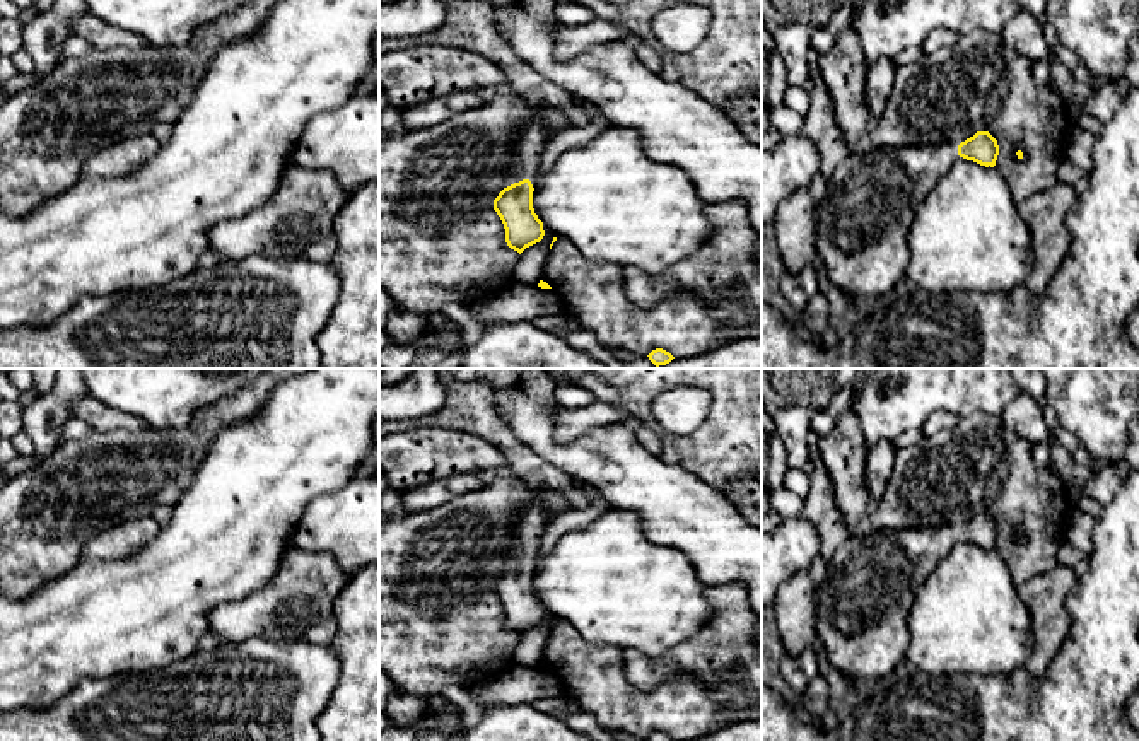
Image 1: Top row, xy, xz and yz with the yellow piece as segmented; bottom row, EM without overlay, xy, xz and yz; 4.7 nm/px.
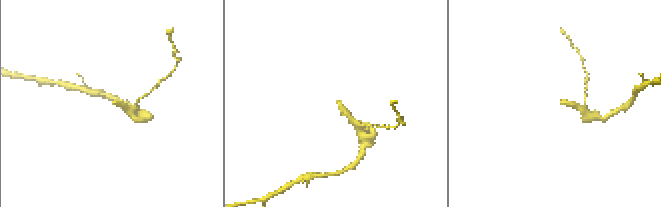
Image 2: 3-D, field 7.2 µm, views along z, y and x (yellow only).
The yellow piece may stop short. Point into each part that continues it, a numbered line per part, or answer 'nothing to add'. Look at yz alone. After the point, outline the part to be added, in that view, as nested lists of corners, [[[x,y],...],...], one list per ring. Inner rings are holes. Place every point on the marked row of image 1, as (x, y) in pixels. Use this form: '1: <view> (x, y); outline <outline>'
1: yz (861, 226); outline [[[948,142],[937,145],[874,147],[864,154],[850,152],[827,179],[827,193],[815,207],[815,246],[818,263],[828,280],[859,302],[885,302],[905,277],[910,261],[908,229],[915,208],[926,195],[948,174],[958,149]]]

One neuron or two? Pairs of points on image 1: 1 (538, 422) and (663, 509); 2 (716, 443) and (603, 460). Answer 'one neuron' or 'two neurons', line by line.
1: one neuron
2: two neurons

